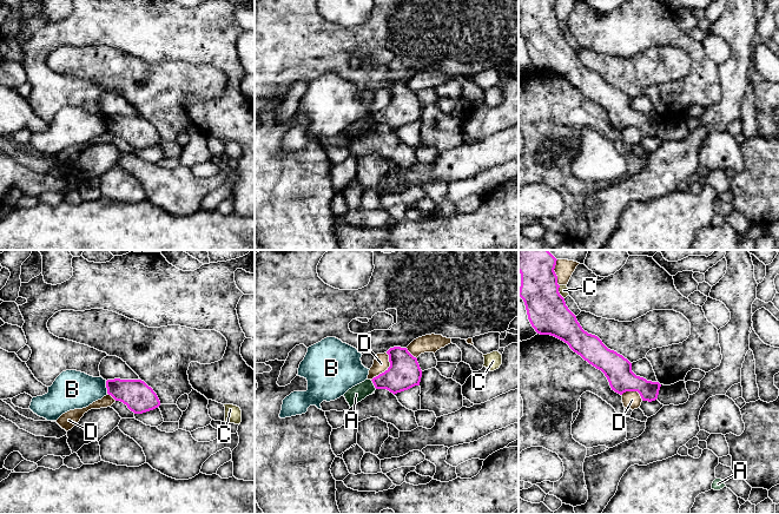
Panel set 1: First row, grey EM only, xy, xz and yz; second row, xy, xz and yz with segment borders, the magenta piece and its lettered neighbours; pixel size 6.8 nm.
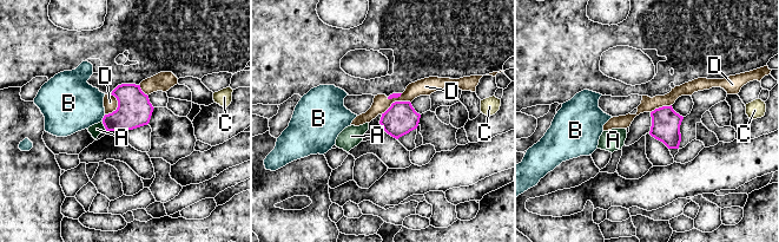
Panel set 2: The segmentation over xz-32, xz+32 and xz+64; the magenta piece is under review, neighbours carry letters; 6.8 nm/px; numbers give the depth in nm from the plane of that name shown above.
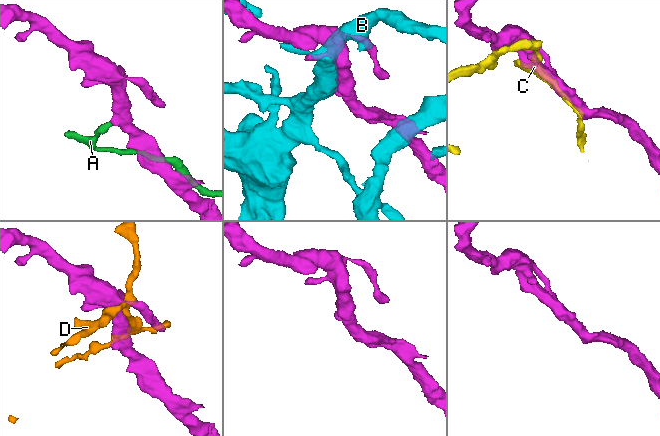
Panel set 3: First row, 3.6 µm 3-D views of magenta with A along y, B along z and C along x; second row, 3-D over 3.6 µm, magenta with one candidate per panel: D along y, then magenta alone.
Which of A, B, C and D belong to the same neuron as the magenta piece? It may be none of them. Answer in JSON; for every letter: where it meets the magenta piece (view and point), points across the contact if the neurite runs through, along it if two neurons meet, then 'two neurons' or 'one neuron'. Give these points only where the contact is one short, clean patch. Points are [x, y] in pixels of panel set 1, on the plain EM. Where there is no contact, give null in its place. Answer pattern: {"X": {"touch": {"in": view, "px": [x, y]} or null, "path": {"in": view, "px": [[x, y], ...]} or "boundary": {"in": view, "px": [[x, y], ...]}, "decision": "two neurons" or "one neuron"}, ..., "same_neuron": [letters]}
{"A": {"touch": {"in": "xz", "px": [374, 120]}, "boundary": {"in": "xz", "px": [[370, 116], [376, 124]]}, "decision": "two neurons"}, "B": {"touch": {"in": "xy", "px": [106, 123]}, "decision": "two neurons"}, "C": {"touch": {"in": "yz", "px": [559, 28]}, "decision": "two neurons"}, "D": {"touch": {"in": "xz", "px": [388, 104]}, "decision": "two neurons"}, "same_neuron": []}

